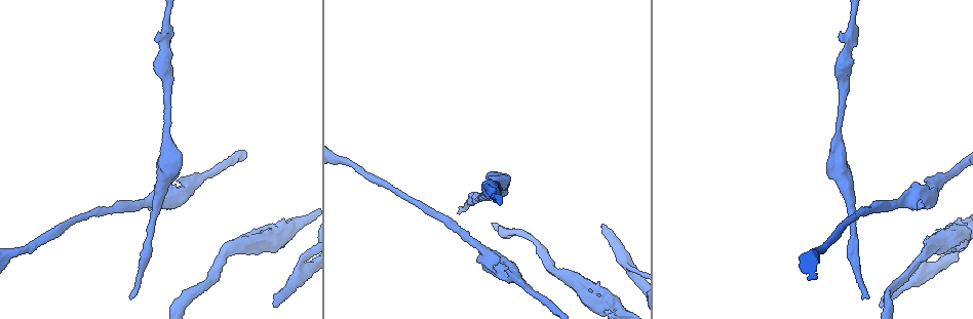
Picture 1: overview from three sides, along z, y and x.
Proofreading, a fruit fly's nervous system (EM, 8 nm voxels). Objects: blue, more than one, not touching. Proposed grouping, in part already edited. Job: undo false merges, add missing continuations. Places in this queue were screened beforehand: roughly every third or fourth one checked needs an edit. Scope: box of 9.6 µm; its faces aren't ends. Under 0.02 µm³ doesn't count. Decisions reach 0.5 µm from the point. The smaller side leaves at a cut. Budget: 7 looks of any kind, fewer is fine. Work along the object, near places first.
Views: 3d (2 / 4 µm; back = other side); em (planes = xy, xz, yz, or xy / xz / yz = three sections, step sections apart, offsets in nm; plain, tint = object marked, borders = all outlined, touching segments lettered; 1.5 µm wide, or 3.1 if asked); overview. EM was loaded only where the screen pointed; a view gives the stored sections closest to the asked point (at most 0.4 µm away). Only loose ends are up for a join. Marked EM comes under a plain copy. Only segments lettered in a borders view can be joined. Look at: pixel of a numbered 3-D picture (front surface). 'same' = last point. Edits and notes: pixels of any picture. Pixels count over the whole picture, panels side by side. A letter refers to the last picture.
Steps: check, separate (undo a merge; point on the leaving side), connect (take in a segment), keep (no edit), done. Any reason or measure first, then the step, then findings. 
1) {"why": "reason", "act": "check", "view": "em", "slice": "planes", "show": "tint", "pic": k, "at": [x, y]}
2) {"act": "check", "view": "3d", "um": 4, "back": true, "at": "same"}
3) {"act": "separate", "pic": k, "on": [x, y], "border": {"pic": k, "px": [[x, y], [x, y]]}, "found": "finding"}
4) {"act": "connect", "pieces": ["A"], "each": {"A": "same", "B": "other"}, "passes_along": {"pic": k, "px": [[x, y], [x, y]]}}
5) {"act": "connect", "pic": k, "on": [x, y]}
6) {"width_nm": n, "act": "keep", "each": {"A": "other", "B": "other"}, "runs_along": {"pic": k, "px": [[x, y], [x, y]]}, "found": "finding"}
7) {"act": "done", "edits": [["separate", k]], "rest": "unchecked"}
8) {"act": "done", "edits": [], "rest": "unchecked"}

{"why": "tapers out", "act": "check", "view": "em", "slice": "planes", "show": "borders", "pic": 1, "at": [868, 299]}

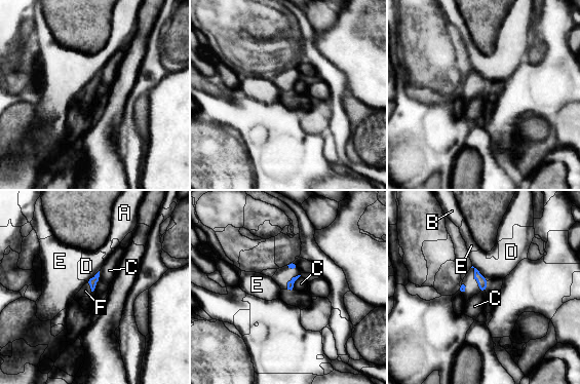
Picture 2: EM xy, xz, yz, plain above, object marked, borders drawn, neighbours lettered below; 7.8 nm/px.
{"longest_contact_nm": ["F", 220], "act": "connect", "pieces": ["F"], "each": {"A": "other", "B": "other", "C": "other", "D": "other", "E": "other", "F": "same"}, "found": "it goes on there"}

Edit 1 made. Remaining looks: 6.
{"act": "check", "view": "em", "slice": "planes", "show": "borders", "pic": 1, "at": [273, 306]}

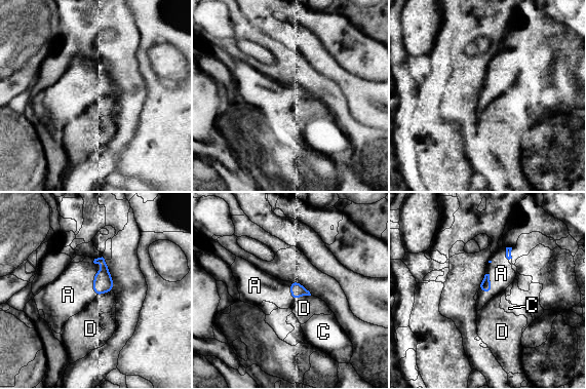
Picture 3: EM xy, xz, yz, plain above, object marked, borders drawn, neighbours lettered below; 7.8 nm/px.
{"act": "connect", "pieces": ["A"], "each": {"A": "same", "C": "other", "D": "other"}, "found": "it goes on there"}

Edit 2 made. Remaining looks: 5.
{"act": "done", "edits": [["connect", 2], ["connect", 3]], "rest": "unchecked"}

